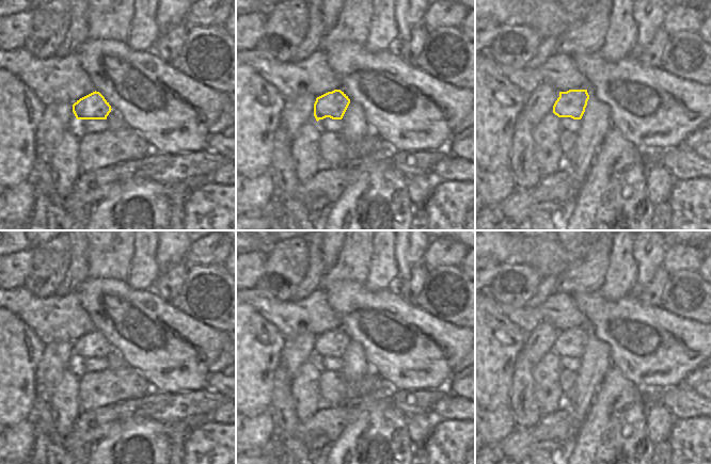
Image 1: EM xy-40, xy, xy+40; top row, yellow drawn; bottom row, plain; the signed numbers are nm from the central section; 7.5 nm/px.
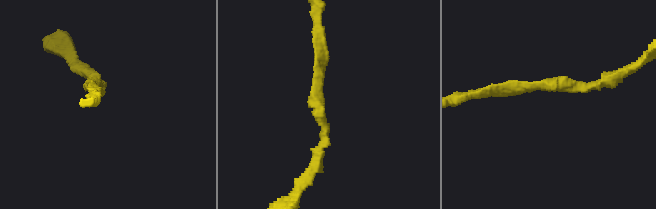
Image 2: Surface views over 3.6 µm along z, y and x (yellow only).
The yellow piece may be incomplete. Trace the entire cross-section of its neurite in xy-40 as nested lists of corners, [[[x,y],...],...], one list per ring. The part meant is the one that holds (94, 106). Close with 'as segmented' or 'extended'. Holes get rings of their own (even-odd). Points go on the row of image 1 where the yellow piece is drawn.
[[[93,92],[73,105],[77,119],[107,119],[111,106],[99,92]]]; as segmented

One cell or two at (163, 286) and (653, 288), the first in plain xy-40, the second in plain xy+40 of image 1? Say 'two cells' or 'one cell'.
one cell

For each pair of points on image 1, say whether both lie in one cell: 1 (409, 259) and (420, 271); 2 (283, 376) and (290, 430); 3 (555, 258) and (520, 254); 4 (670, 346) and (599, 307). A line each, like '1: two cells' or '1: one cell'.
1: two cells
2: one cell
3: one cell
4: one cell

